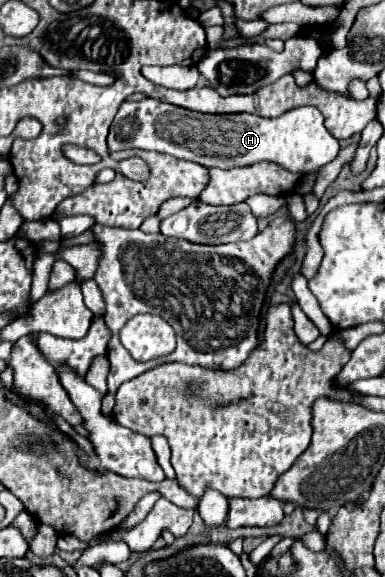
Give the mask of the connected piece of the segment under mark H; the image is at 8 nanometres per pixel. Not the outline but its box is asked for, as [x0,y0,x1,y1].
[107,99,341,175]

